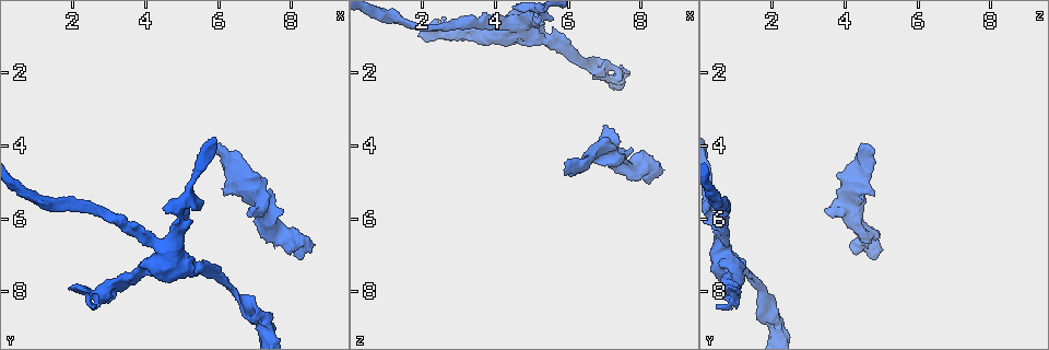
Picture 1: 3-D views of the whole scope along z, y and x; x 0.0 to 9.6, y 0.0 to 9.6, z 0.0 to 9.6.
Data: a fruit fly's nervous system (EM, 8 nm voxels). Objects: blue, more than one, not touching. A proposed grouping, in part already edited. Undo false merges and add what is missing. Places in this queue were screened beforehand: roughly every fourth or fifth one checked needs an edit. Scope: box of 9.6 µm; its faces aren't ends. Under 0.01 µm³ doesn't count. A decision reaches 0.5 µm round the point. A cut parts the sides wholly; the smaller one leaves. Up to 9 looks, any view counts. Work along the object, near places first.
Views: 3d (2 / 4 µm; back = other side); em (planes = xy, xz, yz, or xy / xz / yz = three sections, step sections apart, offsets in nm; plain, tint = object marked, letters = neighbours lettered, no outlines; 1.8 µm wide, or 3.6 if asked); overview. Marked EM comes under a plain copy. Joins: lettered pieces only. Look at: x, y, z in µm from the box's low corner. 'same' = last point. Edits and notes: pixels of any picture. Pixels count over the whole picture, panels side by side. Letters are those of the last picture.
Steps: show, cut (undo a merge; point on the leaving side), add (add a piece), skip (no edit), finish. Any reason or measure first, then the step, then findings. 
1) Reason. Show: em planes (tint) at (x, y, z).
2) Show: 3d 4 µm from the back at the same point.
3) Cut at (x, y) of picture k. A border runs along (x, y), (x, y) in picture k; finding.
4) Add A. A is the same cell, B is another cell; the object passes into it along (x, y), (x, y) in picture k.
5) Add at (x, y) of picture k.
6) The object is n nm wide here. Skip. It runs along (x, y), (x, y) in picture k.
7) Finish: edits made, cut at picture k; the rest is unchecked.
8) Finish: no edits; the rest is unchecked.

Abrupt turn. Show: em planes (tint) at (2.55, 8.10, 0.95).

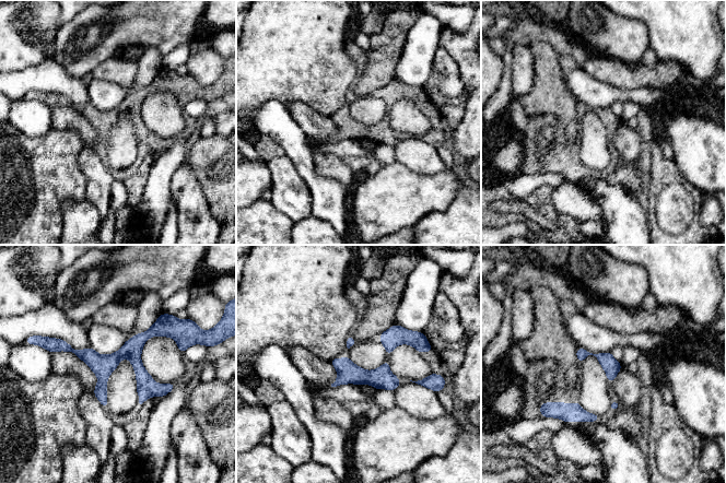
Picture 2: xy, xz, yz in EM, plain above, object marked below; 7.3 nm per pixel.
What lies round it. Show: em planes (letters) at the same point.

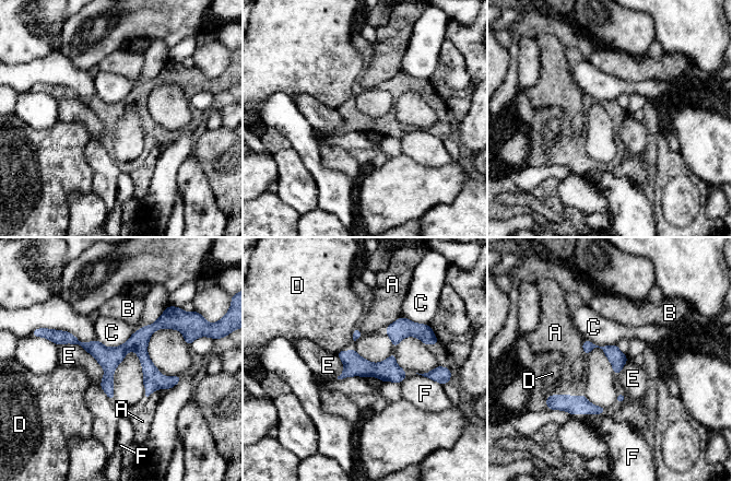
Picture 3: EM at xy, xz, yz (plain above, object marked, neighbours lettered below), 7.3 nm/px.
The object is 120 nm wide here. Skip. A, B, C, D, E and F are other cells; a border runs along (58, 344), (81, 345), (102, 382) in picture 3; all the same neuron.

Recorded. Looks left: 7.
Branch stops here. Show: 3d 4 µm at (6.00, 4.15, 4.85).

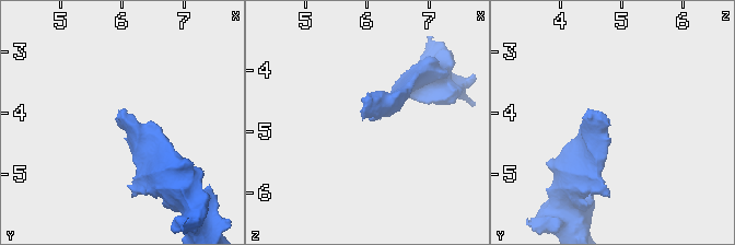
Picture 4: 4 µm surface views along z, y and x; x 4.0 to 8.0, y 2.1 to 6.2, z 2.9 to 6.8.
Show: em planes (tint) at (5.95, 4.20, 4.80).

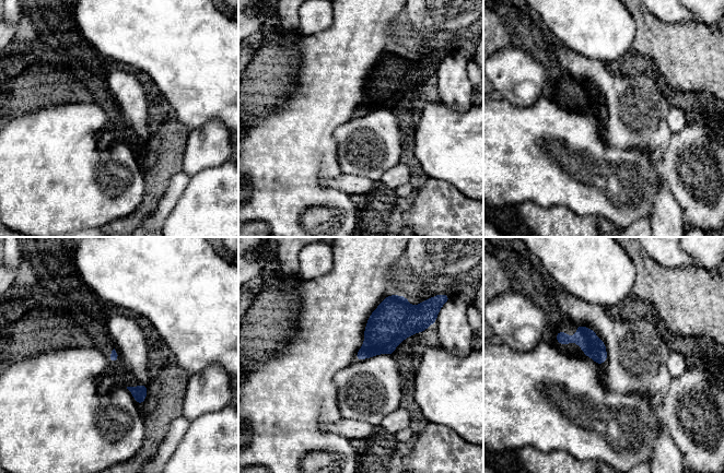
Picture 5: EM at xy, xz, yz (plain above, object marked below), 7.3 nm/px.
See the neighbours. Show: em planes (letters) at the same point.

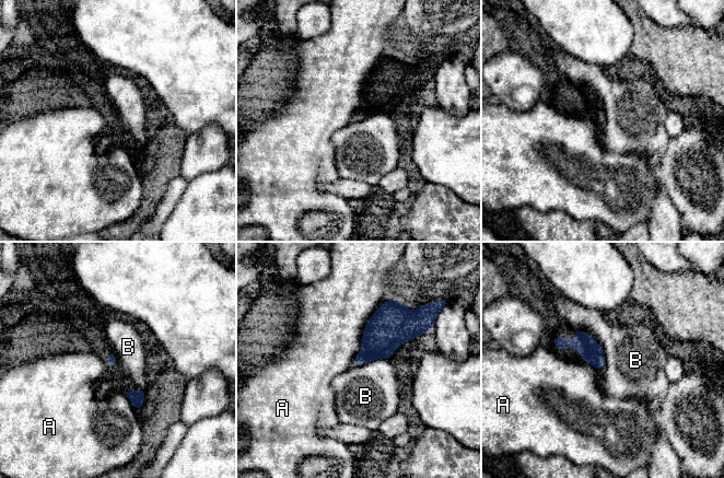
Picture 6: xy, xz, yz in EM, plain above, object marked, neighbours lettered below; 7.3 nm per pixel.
Skip. A and B are other cells; a border runs along (389, 359), (373, 359), (364, 363) in picture 6; none of them fits.

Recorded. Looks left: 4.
Free end. Show: 3d 4 µm at (7.00, 5.75, 3.40).

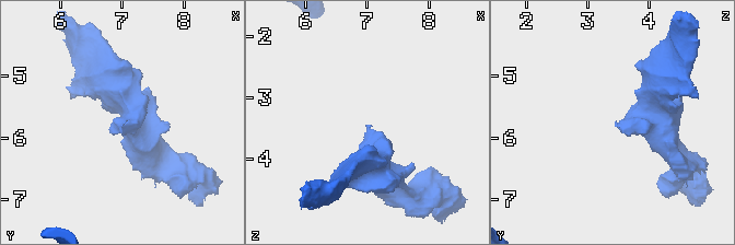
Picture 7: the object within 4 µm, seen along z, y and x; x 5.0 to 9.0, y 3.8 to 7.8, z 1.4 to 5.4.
Need the tissue. Show: em xz step 4 (tint) at (7.05, 5.70, 3.40).

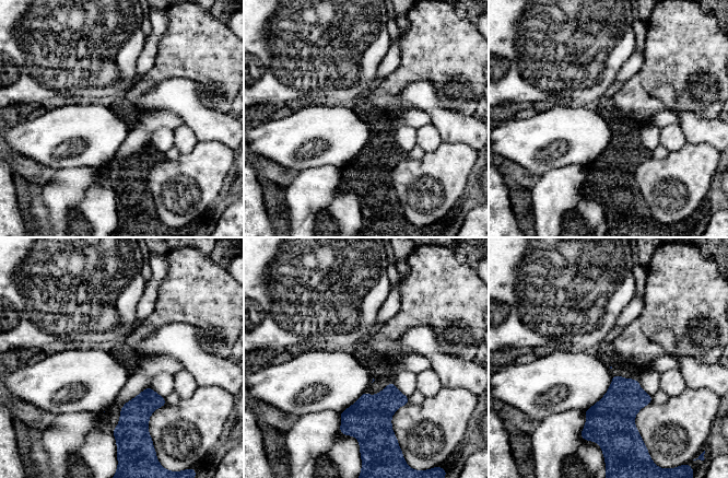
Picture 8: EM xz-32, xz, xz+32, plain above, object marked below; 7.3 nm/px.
Cut it another way. Show: em planes (letters) at the same point.

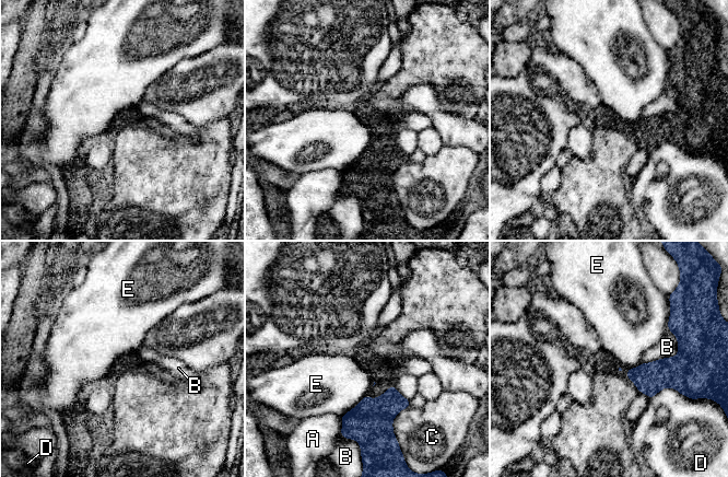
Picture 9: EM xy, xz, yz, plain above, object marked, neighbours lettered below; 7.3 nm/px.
The longest contact is with B, 320 nm. Skip. A, B, C, D and E are other cells; no lettered piece goes on from it.

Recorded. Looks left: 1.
Branch stops here. Show: em planes (letters) at (7.45, 8.55, 1.95).

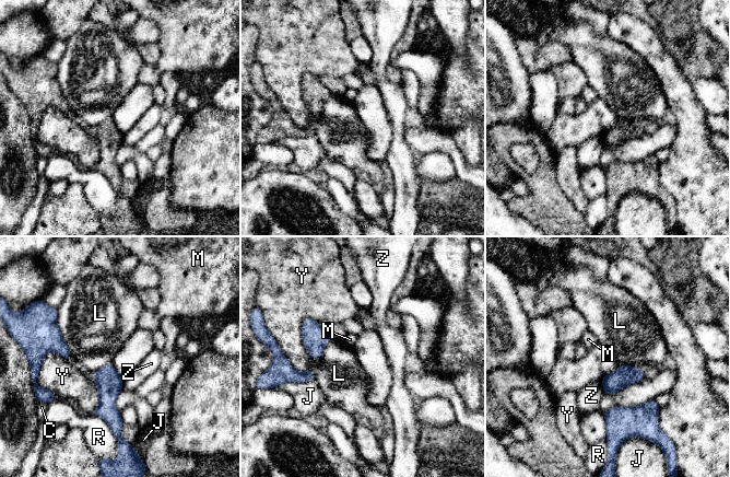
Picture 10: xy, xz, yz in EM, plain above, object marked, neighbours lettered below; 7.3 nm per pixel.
Skip. C, J, L, M, R, Y and Z are other cells; none of them fits.

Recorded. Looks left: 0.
Finish: no edits; the rest is unchecked.

